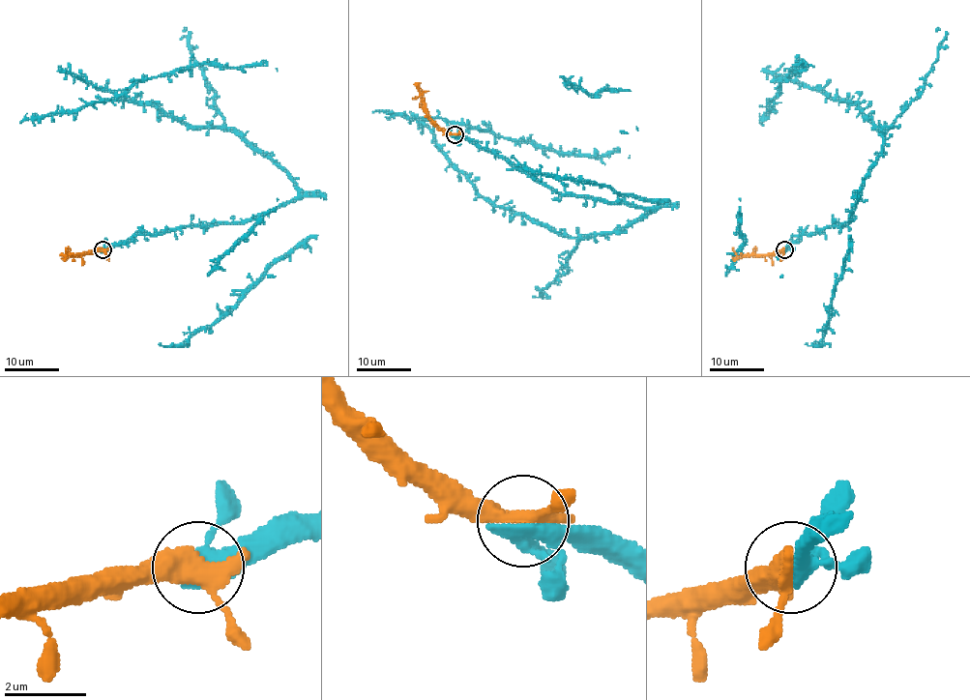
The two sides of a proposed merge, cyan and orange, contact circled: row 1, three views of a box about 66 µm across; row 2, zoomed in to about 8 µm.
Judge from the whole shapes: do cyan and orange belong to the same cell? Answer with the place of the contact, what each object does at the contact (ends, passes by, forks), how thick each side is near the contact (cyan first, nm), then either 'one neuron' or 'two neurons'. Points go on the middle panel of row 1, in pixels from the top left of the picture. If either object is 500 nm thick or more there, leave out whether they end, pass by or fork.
at (455, 134); cyan forks there; orange forks there; 400 nm thick on the cyan side, 360 nm on the other; one neuron

